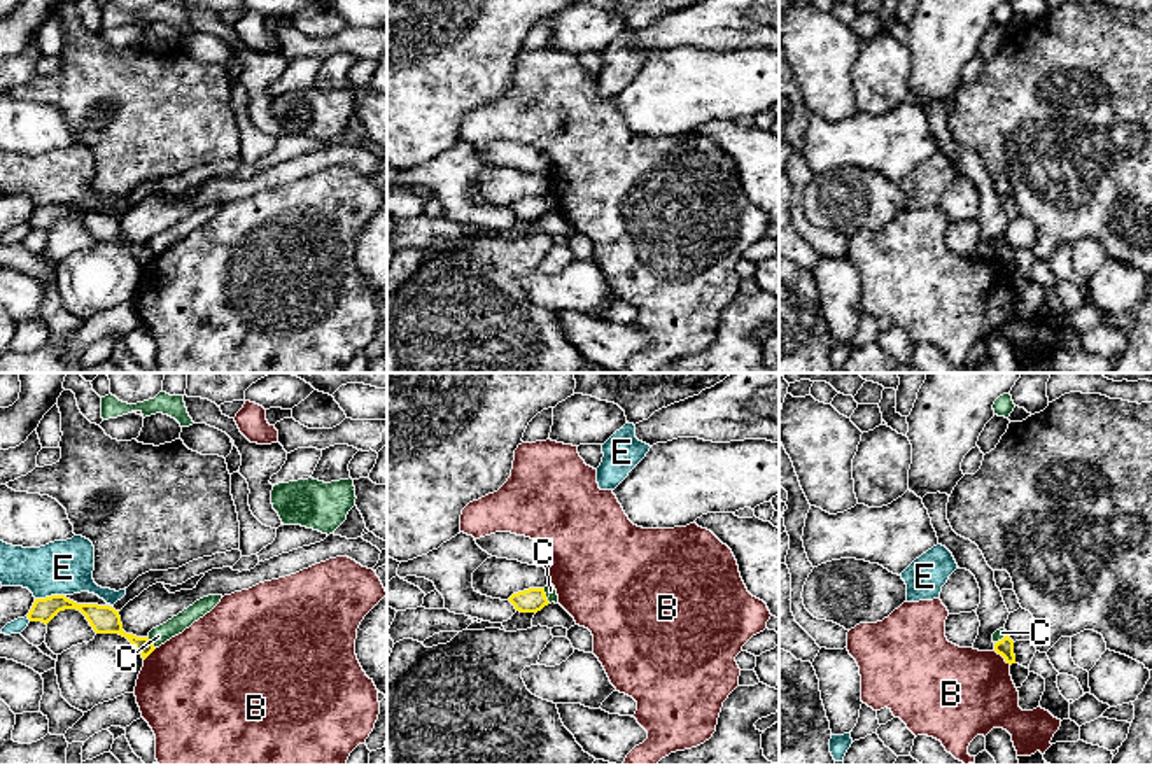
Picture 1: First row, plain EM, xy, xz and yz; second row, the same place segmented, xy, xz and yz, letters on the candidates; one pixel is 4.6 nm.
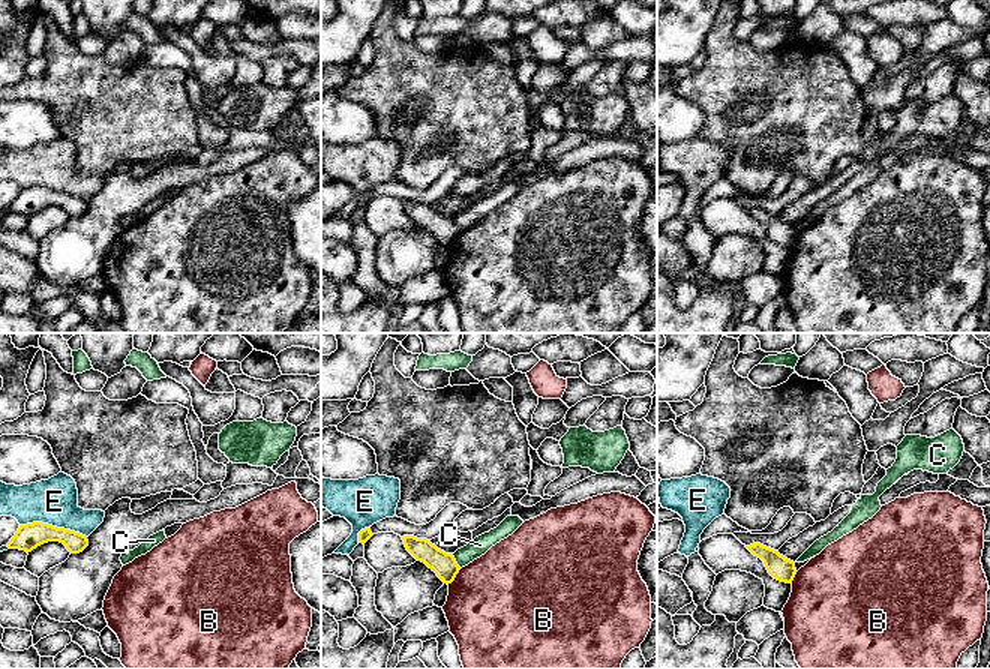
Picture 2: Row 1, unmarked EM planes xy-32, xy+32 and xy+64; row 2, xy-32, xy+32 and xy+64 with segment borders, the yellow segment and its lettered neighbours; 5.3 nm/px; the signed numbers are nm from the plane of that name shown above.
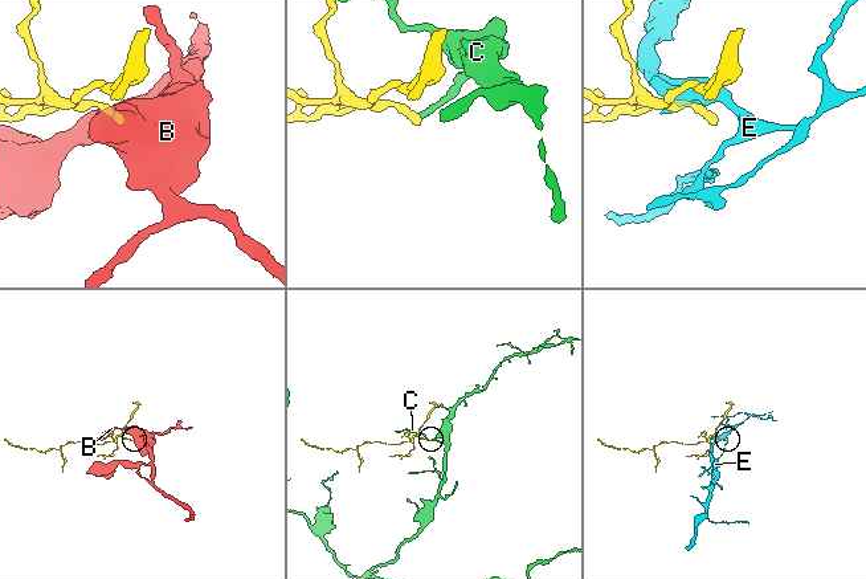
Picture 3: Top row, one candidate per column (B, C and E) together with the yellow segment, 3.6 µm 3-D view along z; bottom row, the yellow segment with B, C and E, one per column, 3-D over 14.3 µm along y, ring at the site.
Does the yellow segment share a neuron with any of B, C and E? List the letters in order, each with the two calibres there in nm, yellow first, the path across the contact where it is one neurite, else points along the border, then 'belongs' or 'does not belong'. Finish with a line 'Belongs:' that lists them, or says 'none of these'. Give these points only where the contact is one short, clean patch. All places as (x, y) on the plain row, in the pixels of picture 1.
B: calibres 80 and 420 nm; border yz (993, 258), (1011, 272); does not belong
C: calibres 110 and 50 nm; does not belong
E: calibres 110 and 260 nm; border xy (63, 202), (35, 207); does not belong
Belongs: none of these

